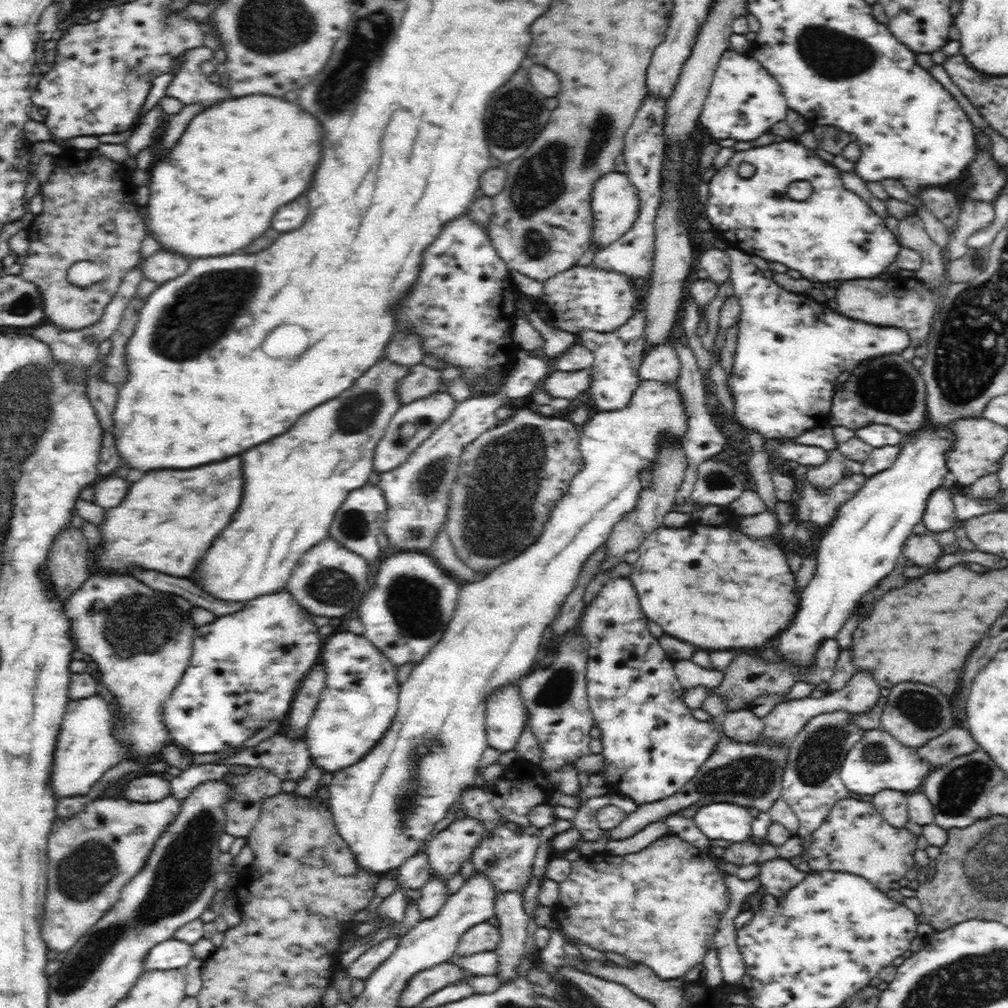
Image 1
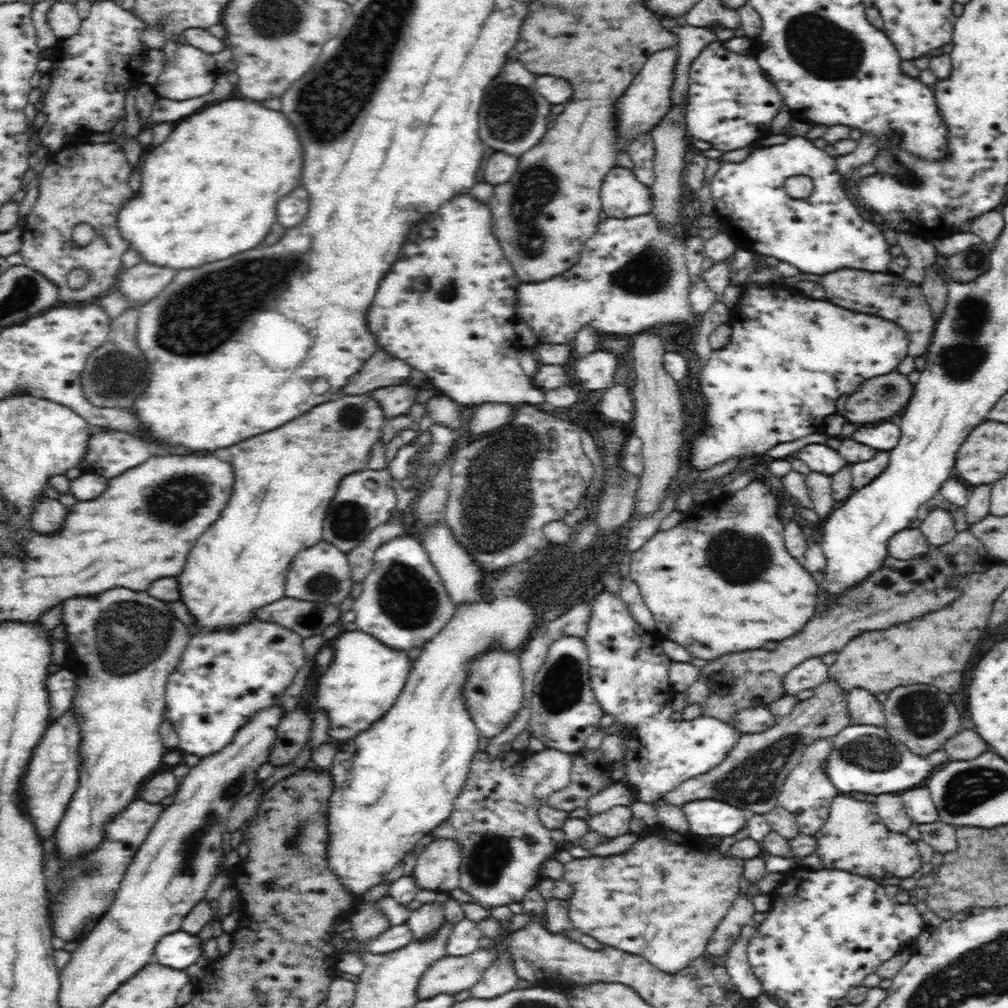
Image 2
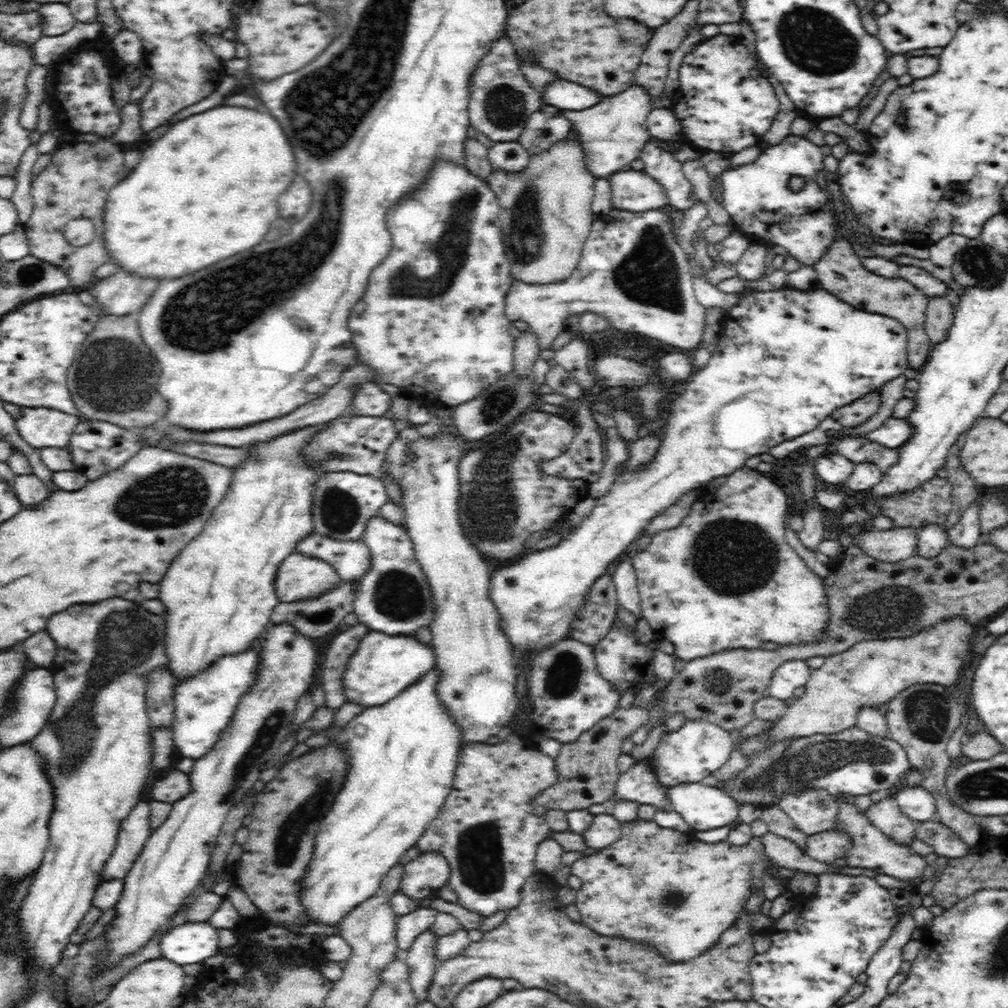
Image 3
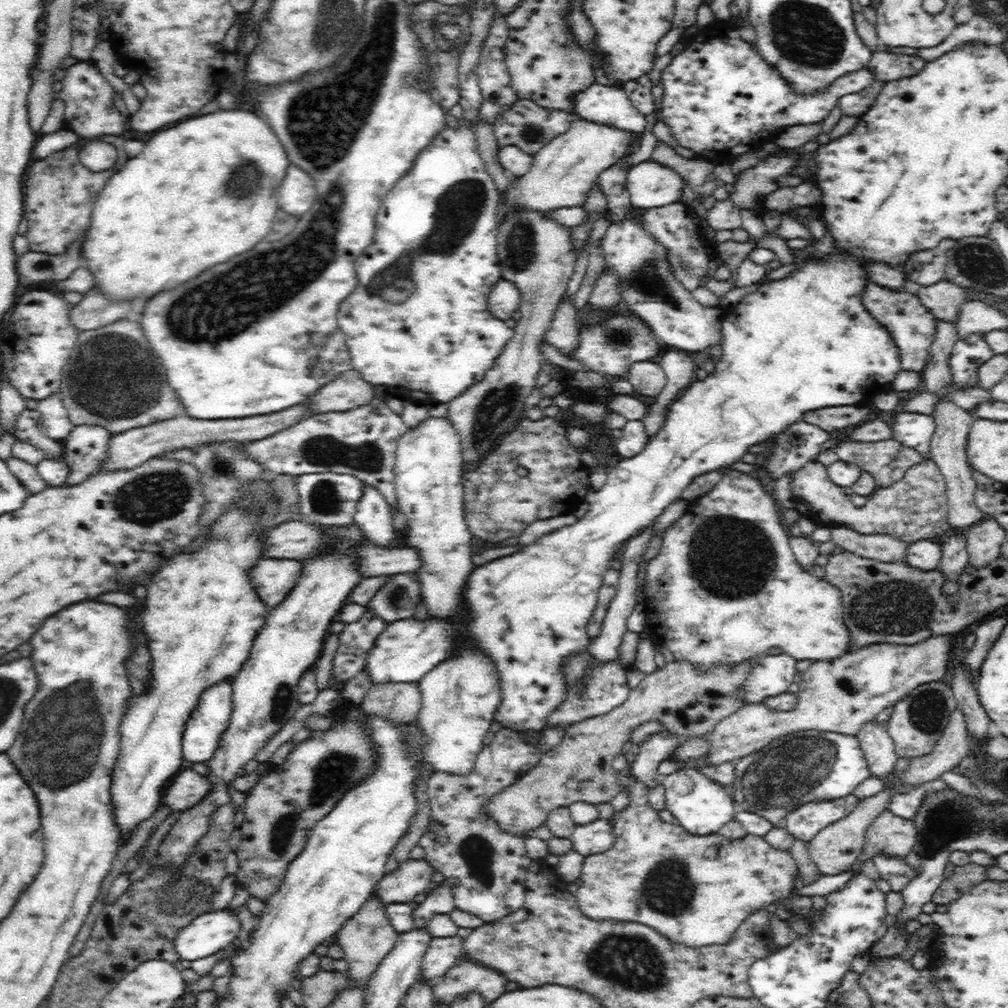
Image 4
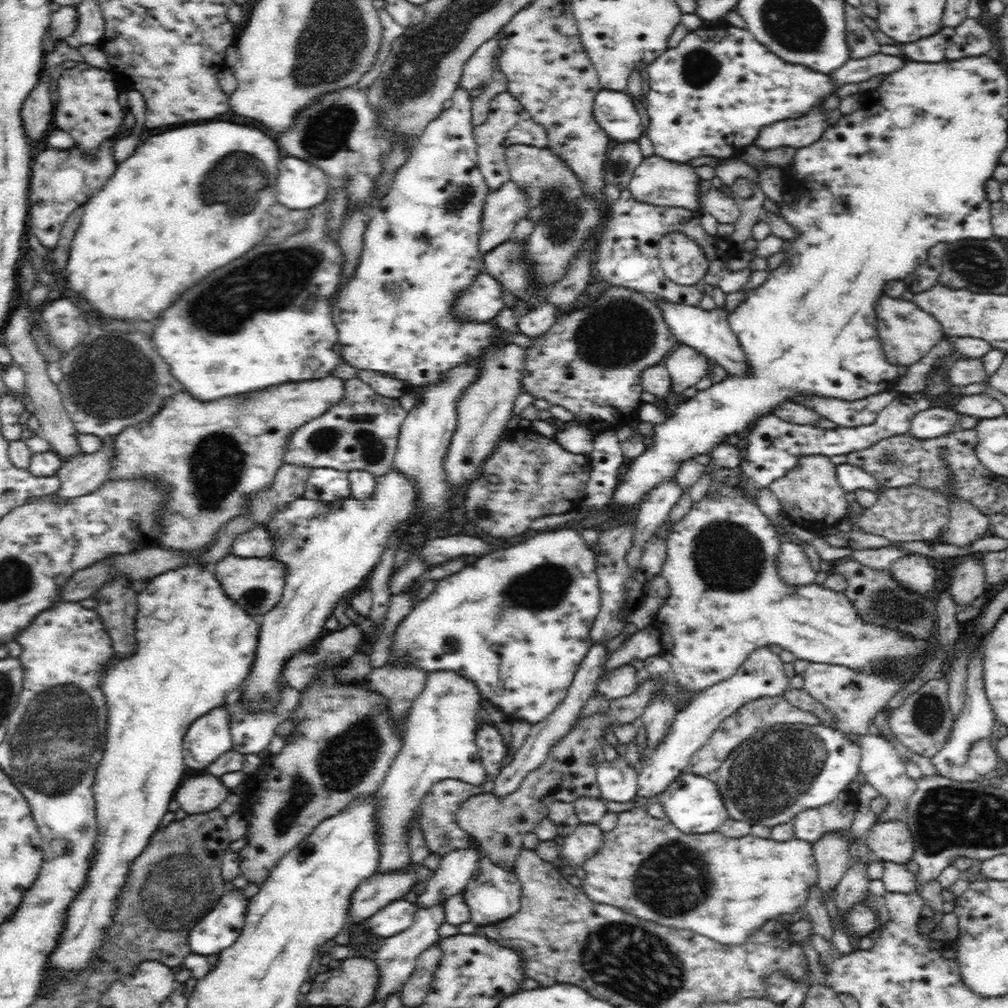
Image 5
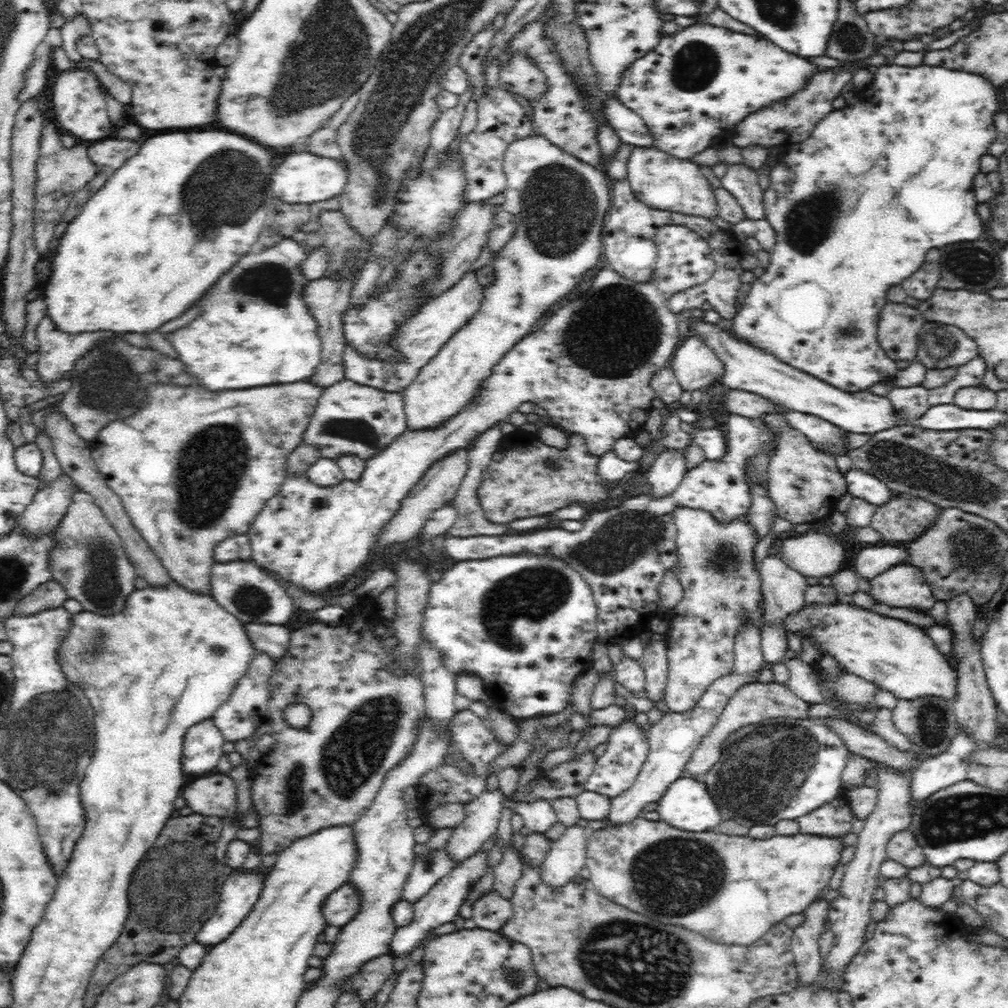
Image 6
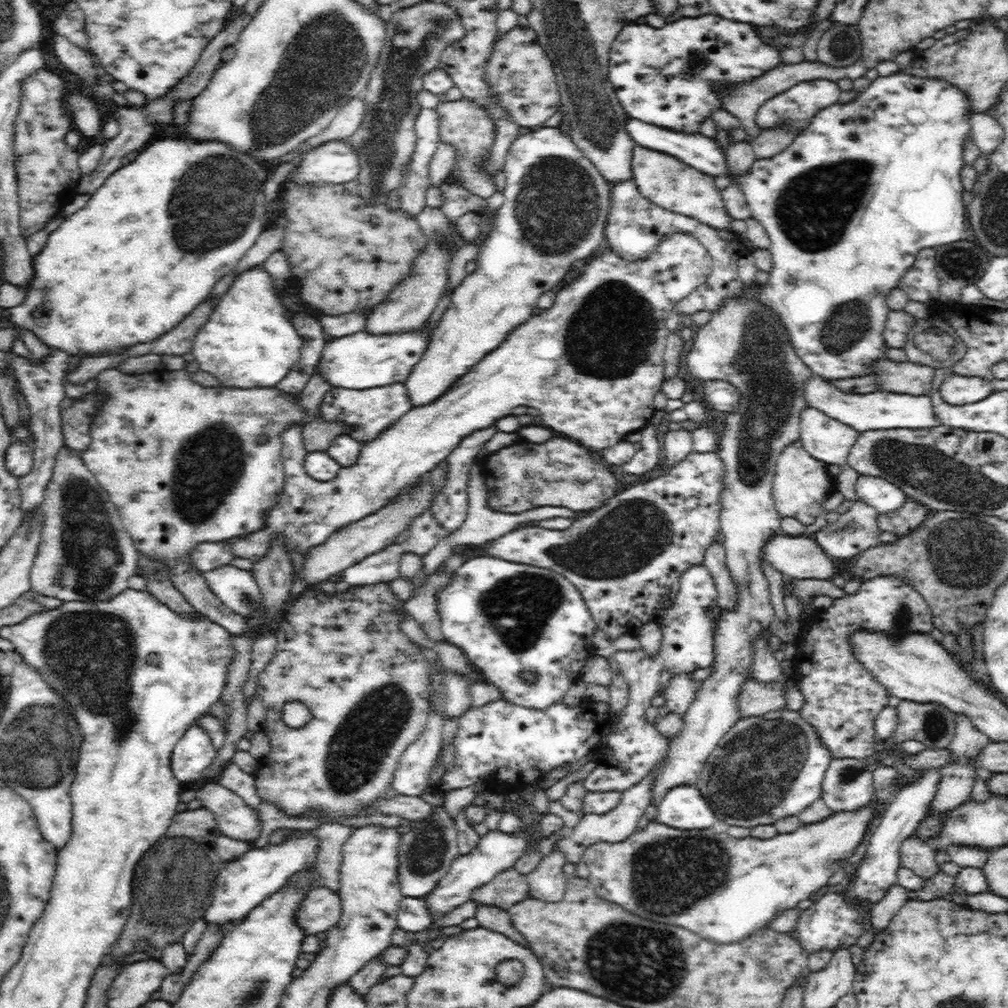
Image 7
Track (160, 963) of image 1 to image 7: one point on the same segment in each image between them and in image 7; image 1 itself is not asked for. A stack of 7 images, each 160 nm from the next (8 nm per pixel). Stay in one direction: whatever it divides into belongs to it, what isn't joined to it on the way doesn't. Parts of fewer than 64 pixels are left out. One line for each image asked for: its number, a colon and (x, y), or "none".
2: (179, 950)
3: (188, 942)
4: (214, 932)
5: (220, 928)
6: (240, 891)
7: (242, 884)

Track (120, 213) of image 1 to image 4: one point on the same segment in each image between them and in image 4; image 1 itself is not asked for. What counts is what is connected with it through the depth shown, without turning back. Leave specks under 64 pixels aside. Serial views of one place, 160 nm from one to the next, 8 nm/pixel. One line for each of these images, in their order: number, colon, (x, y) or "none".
2: (89, 185)
3: (75, 184)
4: (59, 192)

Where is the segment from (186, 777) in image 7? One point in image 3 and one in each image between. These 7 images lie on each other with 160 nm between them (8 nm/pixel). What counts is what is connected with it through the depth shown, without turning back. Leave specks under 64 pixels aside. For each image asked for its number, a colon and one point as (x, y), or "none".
3: (205, 703)
4: (204, 728)
5: (208, 738)
6: (202, 747)

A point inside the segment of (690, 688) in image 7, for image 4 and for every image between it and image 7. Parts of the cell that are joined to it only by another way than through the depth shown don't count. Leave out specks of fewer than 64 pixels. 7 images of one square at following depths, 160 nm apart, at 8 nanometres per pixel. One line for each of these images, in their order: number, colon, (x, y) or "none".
4: (725, 586)
5: (727, 598)
6: (722, 588)

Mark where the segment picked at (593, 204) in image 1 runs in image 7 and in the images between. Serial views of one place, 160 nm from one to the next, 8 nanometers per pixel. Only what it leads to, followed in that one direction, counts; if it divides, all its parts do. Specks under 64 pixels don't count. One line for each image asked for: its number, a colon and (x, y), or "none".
2: (622, 195)
3: (635, 191)
4: (650, 184)
5: (658, 182)
6: (663, 182)
7: (664, 180)

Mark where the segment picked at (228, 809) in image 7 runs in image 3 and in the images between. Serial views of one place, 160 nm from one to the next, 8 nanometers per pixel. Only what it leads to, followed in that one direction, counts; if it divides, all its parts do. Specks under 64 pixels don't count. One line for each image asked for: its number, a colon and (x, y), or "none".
3: (174, 785)
4: (188, 787)
5: (198, 794)
6: (214, 794)

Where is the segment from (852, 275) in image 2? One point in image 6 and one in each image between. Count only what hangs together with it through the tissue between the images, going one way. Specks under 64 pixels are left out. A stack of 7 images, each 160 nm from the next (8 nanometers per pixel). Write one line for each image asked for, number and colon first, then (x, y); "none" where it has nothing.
3: (840, 272)
4: (911, 325)
5: (907, 333)
6: (898, 332)

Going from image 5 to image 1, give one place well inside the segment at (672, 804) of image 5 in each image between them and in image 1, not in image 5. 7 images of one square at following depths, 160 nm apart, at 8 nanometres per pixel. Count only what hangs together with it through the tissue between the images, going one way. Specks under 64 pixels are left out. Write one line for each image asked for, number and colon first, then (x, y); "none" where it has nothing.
1: (718, 821)
2: (707, 817)
3: (704, 806)
4: (702, 806)

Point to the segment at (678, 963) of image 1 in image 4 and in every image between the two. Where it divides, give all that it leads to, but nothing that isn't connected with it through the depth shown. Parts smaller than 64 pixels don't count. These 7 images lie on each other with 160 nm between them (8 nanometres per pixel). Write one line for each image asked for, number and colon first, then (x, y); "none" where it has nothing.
2: (662, 900)
3: (653, 885)
4: (656, 873)

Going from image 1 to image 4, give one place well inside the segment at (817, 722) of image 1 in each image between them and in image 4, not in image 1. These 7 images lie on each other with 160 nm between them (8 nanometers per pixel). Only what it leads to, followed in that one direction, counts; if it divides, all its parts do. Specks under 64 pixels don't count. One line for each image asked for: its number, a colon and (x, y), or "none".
2: (807, 793)
3: (813, 811)
4: (806, 821)

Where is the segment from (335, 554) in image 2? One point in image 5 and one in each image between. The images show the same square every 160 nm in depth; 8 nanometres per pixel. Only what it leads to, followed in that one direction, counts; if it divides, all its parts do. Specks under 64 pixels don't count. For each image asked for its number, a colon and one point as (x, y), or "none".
3: (300, 576)
4: (273, 578)
5: (256, 584)

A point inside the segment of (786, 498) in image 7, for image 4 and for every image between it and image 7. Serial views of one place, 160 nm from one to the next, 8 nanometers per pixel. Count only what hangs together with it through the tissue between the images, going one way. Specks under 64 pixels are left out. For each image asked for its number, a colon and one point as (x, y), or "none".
4: (915, 508)
5: (810, 495)
6: (804, 484)

